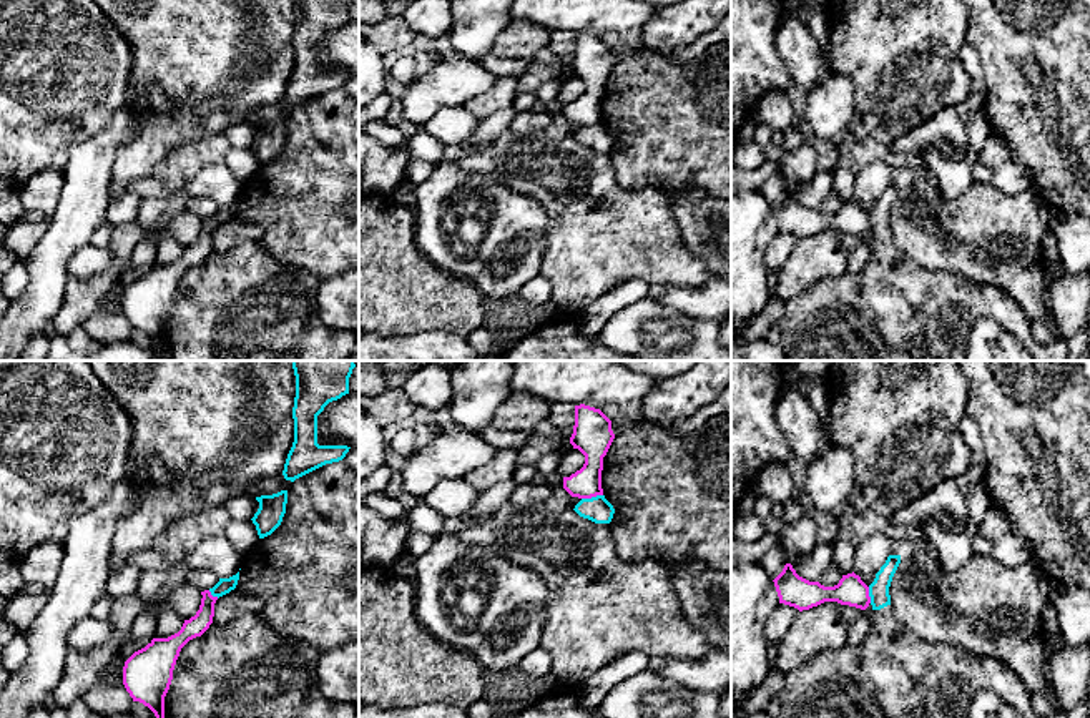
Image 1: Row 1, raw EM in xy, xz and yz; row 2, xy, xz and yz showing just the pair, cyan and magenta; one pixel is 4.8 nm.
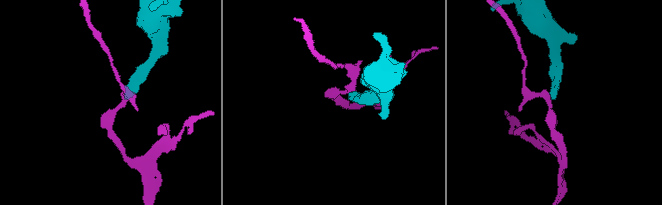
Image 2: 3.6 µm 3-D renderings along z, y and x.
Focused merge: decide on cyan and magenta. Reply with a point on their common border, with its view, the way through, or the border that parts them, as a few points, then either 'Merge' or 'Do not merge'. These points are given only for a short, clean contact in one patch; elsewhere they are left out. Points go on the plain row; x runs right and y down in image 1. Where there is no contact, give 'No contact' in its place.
Touches cyan at xz (592, 125). Boundary: xz (602, 122), (582, 127). Do not merge

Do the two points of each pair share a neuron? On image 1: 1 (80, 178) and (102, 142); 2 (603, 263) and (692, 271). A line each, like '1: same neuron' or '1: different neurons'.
1: same neuron
2: same neuron

